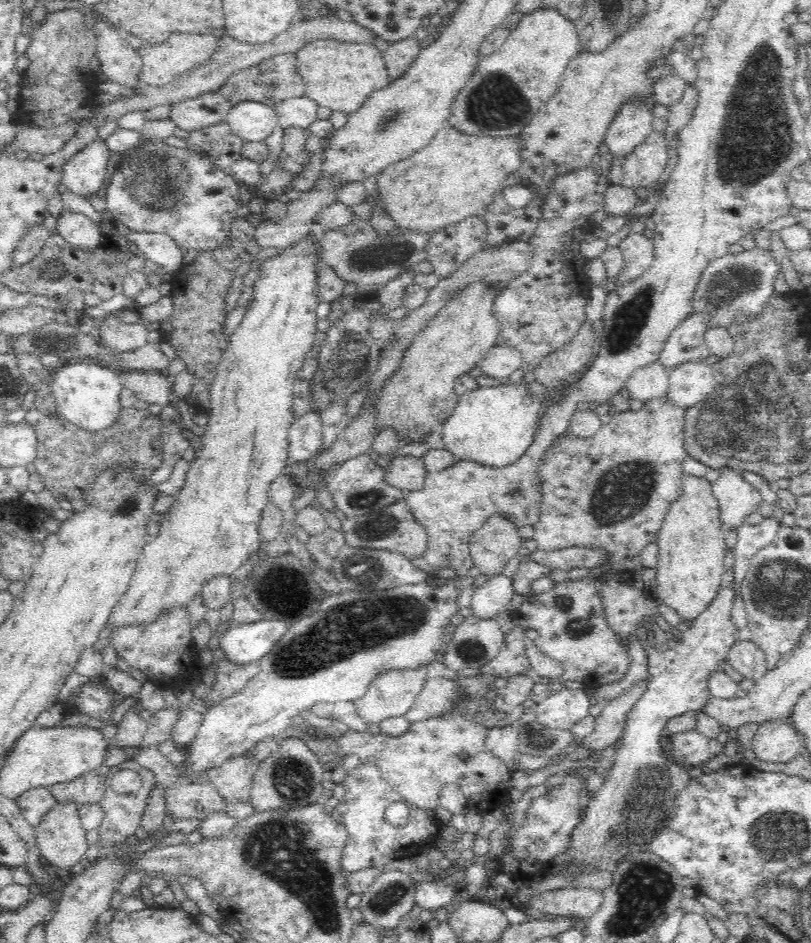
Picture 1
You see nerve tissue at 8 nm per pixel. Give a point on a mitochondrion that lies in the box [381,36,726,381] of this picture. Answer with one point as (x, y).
(498, 103)

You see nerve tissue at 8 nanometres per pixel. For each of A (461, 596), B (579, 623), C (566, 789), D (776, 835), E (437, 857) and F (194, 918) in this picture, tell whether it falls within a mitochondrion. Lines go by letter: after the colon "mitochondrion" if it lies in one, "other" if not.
A: other
B: mitochondrion
C: other
D: mitochondrion
E: other
F: other

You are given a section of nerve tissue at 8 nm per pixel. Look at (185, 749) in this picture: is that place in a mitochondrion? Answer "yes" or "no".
no

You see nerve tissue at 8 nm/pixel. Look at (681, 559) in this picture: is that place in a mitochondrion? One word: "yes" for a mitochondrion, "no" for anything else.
no

